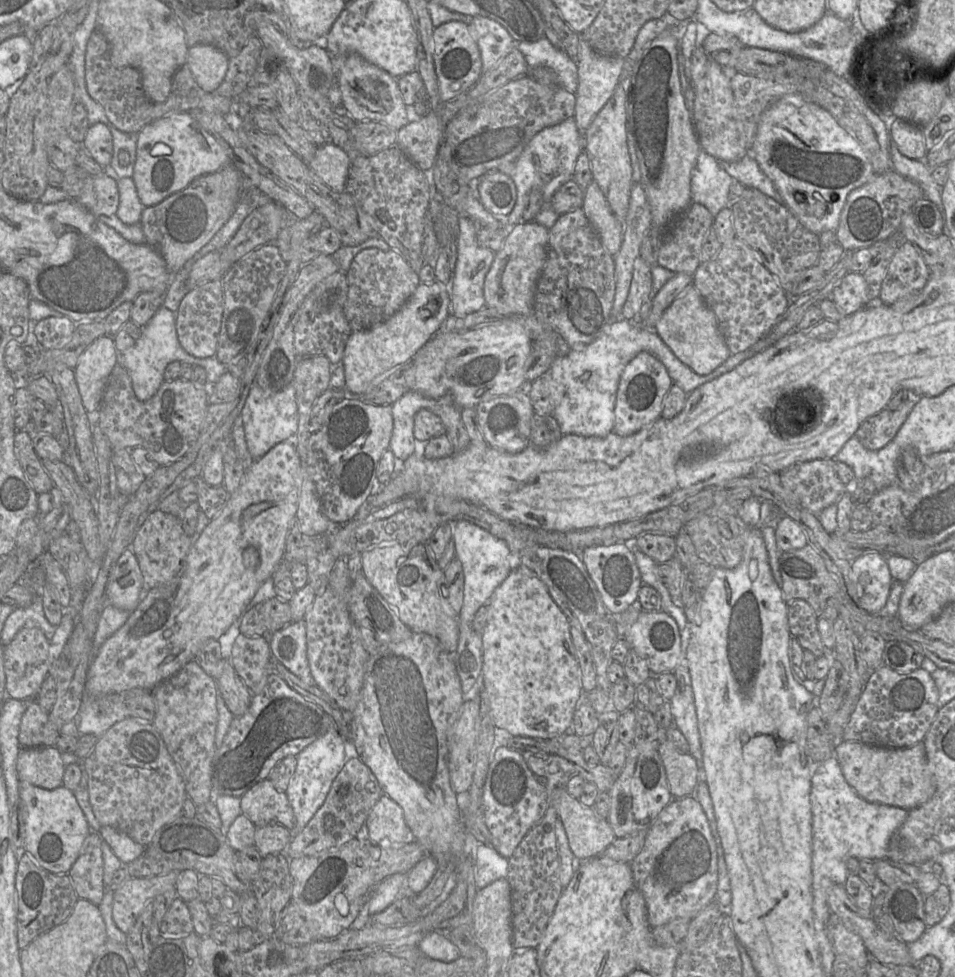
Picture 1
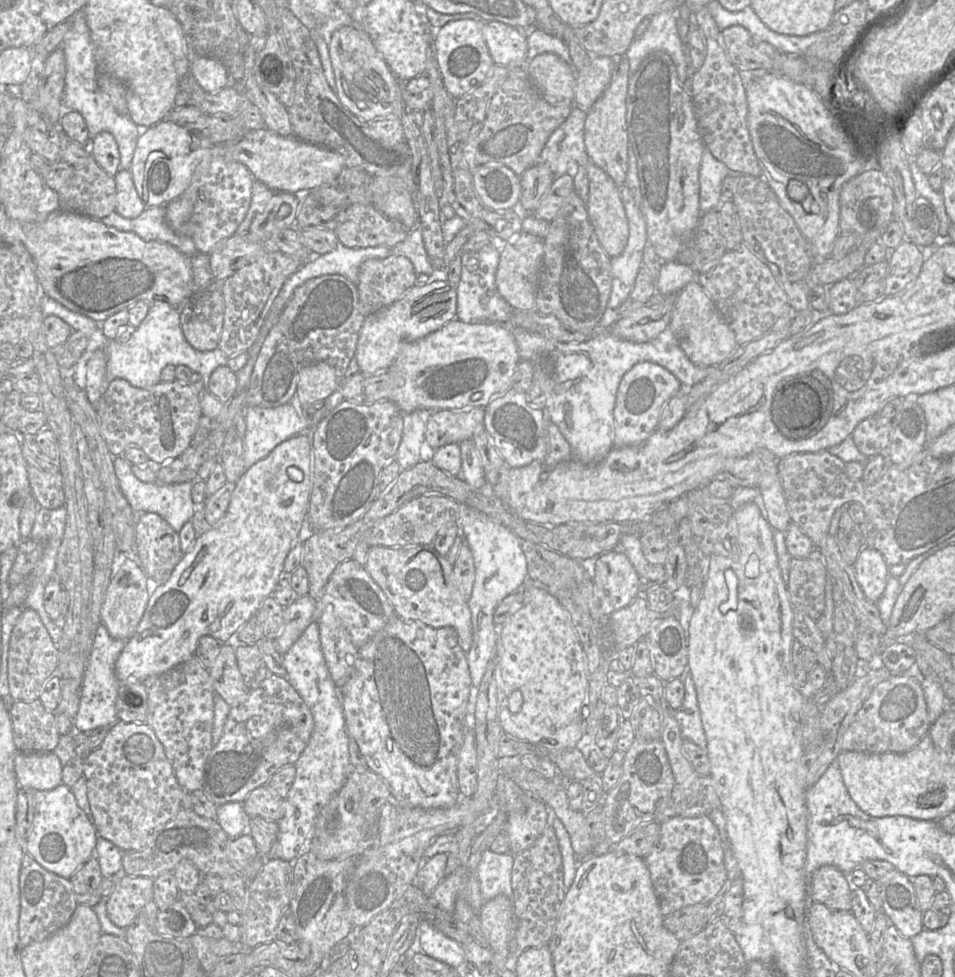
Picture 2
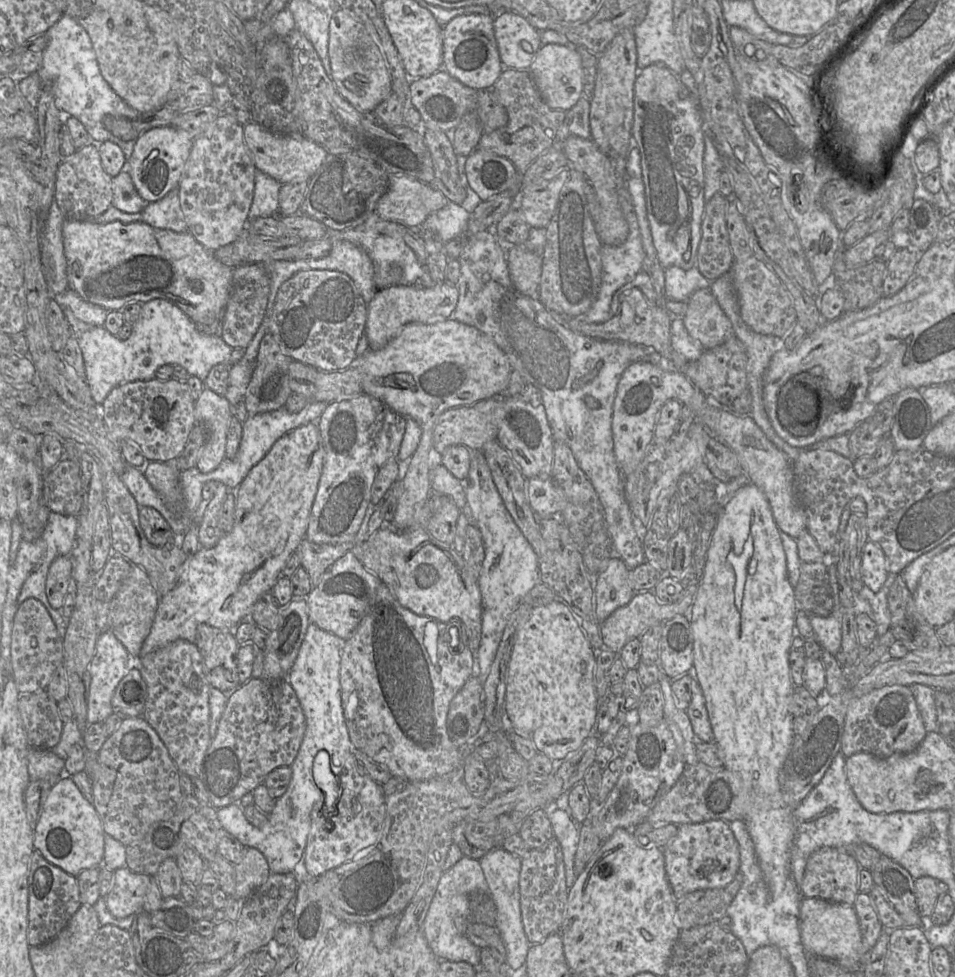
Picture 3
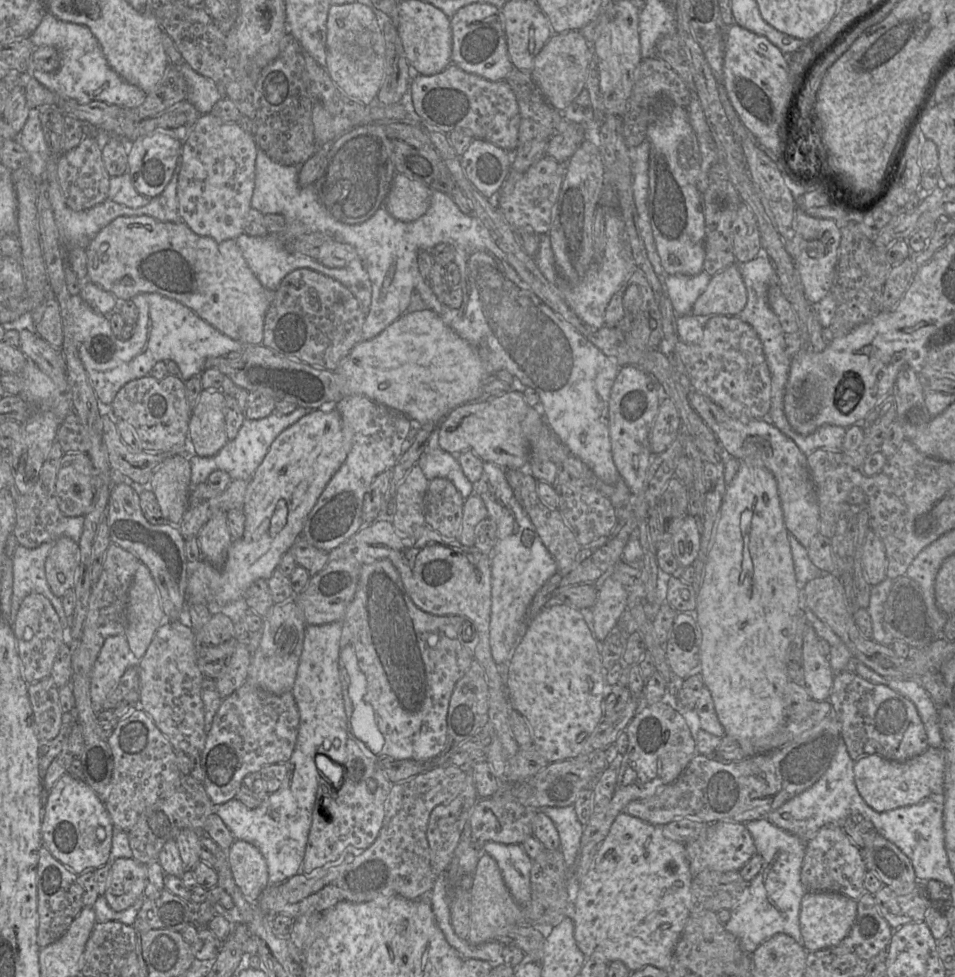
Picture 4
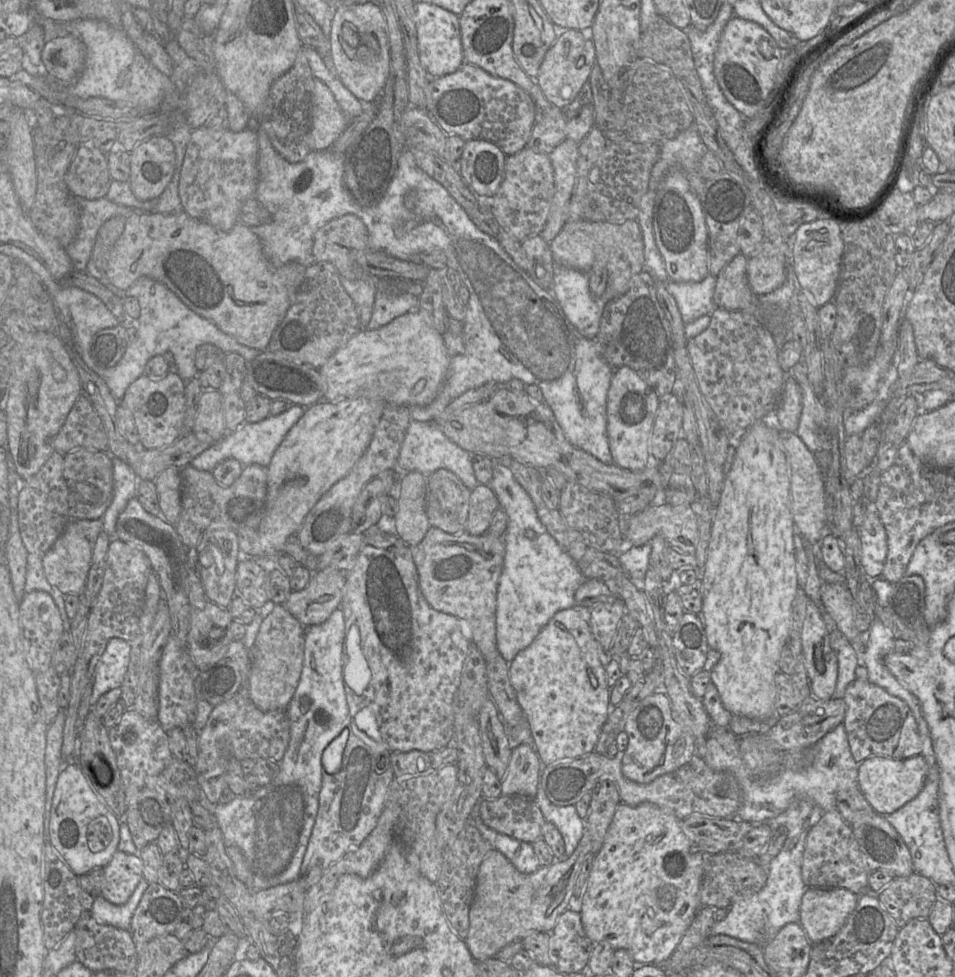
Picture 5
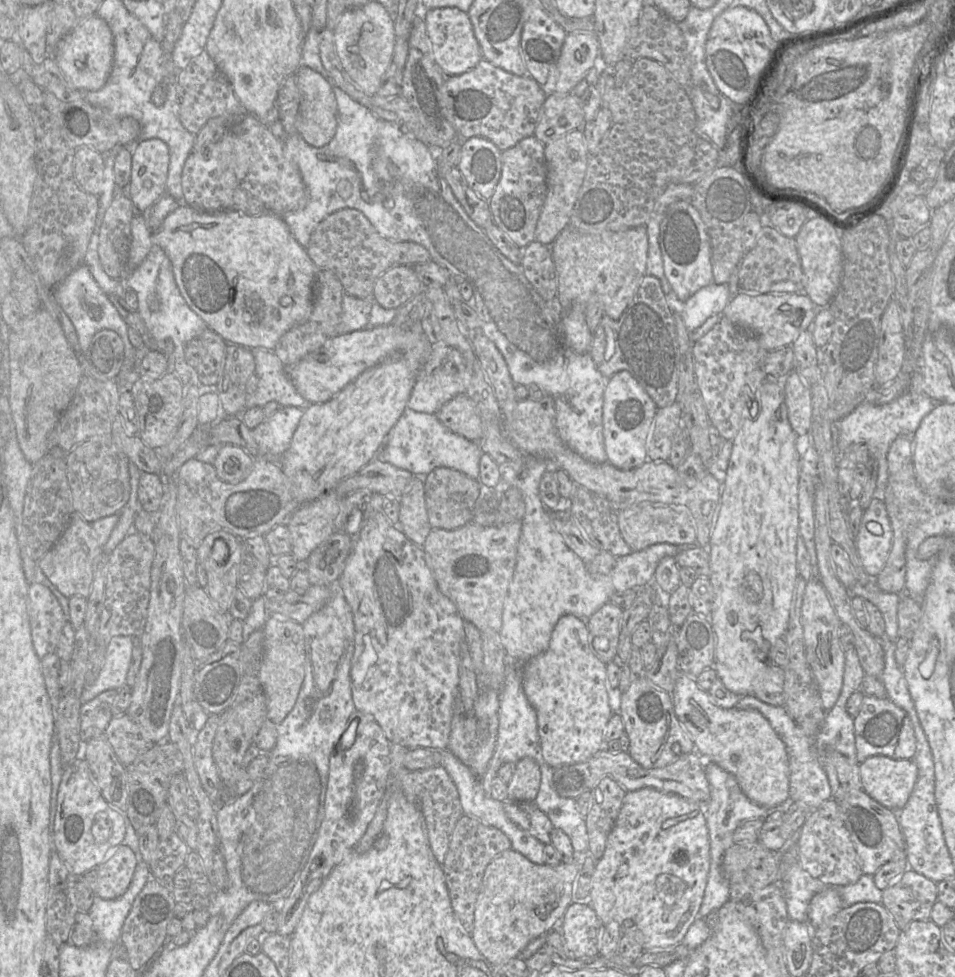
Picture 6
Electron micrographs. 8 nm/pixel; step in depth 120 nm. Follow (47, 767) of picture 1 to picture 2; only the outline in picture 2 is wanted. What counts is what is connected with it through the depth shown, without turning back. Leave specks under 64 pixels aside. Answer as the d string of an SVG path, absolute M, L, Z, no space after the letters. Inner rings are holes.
M19 751L14 765L19 788L52 790L62 783L63 765L54 751Z

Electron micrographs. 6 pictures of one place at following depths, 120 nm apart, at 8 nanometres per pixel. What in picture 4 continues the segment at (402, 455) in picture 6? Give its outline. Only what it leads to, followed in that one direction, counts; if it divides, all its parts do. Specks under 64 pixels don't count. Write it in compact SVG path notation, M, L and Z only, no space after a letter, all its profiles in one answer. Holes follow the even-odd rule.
M440 446L434 450L425 450L420 456L417 464L419 464L429 482L434 478L446 478L455 485L465 500L473 493L473 483L471 483L463 473L457 456L444 451Z

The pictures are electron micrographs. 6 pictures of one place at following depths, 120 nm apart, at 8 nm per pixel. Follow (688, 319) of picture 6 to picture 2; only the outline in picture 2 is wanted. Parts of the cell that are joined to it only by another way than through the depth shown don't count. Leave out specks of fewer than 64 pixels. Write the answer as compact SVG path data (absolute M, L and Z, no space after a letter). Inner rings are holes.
M676 261L663 262L655 281L656 292L666 296L679 293L689 282L697 281L697 275L690 266Z

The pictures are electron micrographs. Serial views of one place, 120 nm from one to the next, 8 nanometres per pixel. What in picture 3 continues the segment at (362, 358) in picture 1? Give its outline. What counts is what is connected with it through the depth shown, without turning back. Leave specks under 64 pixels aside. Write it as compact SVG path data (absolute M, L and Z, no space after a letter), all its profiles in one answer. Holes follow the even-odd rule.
M444 281L429 288L414 288L411 285L393 285L379 289L368 303L364 333L369 349L379 350L386 346L408 323L433 324L449 319L457 306L459 290L456 285Z

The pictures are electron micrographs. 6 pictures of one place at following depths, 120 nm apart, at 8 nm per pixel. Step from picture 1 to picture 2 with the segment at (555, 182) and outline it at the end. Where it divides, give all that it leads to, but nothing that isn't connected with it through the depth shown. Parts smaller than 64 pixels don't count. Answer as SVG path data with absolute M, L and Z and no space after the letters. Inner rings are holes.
M574 105L567 119L549 136L538 157L537 163L549 166L555 179L564 174L569 174L574 178L577 167L582 164L584 159L588 159L584 143L586 114L587 112Z

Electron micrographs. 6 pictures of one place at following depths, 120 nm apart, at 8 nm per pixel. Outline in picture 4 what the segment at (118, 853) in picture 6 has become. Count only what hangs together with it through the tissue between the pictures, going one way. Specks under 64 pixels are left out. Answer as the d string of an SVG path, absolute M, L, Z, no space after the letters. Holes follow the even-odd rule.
M133 857L110 861L110 882L105 898L114 911L124 911L143 894L147 883L147 865Z

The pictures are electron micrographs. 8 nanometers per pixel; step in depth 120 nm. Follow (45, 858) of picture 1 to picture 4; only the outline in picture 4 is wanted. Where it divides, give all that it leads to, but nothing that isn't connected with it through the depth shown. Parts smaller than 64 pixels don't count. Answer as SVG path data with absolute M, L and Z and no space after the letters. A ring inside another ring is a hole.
M63 774L48 792L42 818L42 843L50 853L77 875L95 871L110 862L114 824L104 802L84 779Z

